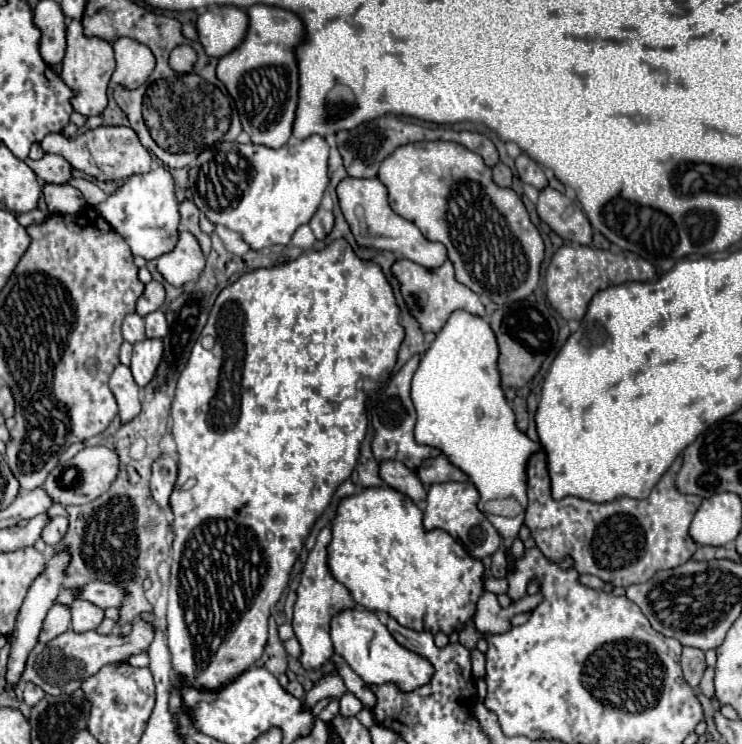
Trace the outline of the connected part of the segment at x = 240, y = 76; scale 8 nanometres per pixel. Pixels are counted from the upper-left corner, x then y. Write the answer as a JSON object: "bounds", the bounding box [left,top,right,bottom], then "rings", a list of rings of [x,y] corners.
{"bounds":[217,4,305,148],"rings":[[[255,4],[247,10],[249,30],[241,46],[219,58],[217,78],[227,86],[235,100],[243,130],[253,144],[281,148],[289,142],[299,102],[299,68],[295,50],[305,42],[303,20],[283,8]]]}

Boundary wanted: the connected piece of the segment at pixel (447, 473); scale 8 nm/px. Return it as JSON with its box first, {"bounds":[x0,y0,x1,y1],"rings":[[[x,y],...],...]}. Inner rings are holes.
{"bounds":[417,456,467,486],"rings":[[[437,456],[433,460],[425,460],[417,468],[417,476],[419,476],[419,480],[425,486],[441,484],[441,482],[453,482],[453,480],[457,480],[457,482],[467,480],[467,476],[459,468],[455,468],[453,464],[449,464],[445,456]],[[453,472],[455,472],[455,478],[453,478]]]}

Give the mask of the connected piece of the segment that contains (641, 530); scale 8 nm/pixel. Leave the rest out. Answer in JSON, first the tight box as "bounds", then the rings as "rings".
{"bounds":[525,450,701,586],"rings":[[[539,450],[531,456],[527,466],[527,510],[525,510],[525,526],[531,530],[531,538],[535,540],[537,548],[549,558],[551,562],[563,562],[565,558],[573,560],[573,568],[579,574],[593,574],[601,578],[605,584],[613,586],[631,586],[647,582],[655,572],[659,570],[671,570],[673,566],[685,564],[693,552],[697,550],[697,544],[689,538],[689,524],[693,514],[697,512],[701,498],[681,494],[675,486],[677,470],[681,468],[681,458],[675,460],[675,464],[661,476],[661,480],[655,484],[651,494],[645,500],[635,498],[619,498],[609,504],[593,504],[575,496],[567,496],[563,500],[553,500],[549,490],[549,474],[547,474],[547,462],[545,454]]]}

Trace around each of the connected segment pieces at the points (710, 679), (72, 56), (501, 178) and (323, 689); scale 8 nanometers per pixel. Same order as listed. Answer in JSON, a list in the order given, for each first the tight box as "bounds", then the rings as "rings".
[{"bounds":[699,668,715,698],"rings":[[[707,668],[707,670],[705,670],[705,676],[703,676],[703,680],[701,680],[701,684],[699,684],[699,688],[701,688],[701,692],[703,692],[703,694],[705,694],[707,698],[714,697],[714,693],[715,693],[714,676],[715,676],[714,668]]]},{"bounds":[61,20,115,116],"rings":[[[71,20],[67,24],[67,52],[63,58],[63,70],[61,70],[61,80],[73,88],[77,94],[71,100],[75,112],[83,114],[83,116],[97,116],[105,110],[107,106],[107,86],[109,80],[113,76],[113,66],[115,66],[115,58],[113,58],[113,46],[103,40],[103,38],[89,38],[83,34],[83,24],[79,20]]]},{"bounds":[493,162,511,186],"rings":[[[497,162],[497,166],[493,166],[493,180],[495,180],[495,184],[499,184],[499,186],[511,186],[511,170],[505,166],[505,164],[501,164],[501,162]]]},{"bounds":[303,674,345,710],"rings":[[[325,674],[319,682],[315,682],[313,684],[313,688],[311,690],[307,690],[305,694],[303,694],[303,710],[309,710],[309,708],[313,708],[317,702],[321,702],[321,700],[325,700],[325,698],[331,698],[331,696],[337,696],[337,698],[341,698],[343,694],[345,694],[345,684],[343,684],[343,680],[341,680],[341,676],[337,676],[337,674]]]}]

